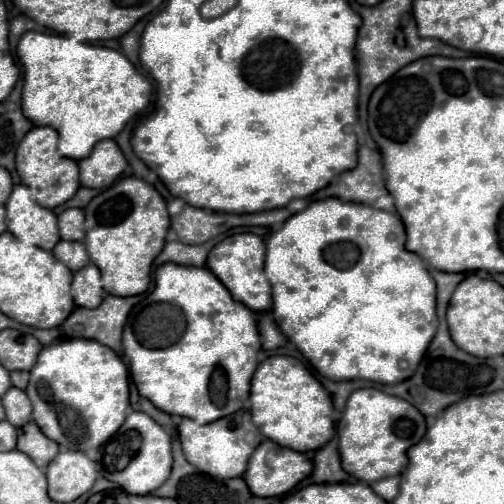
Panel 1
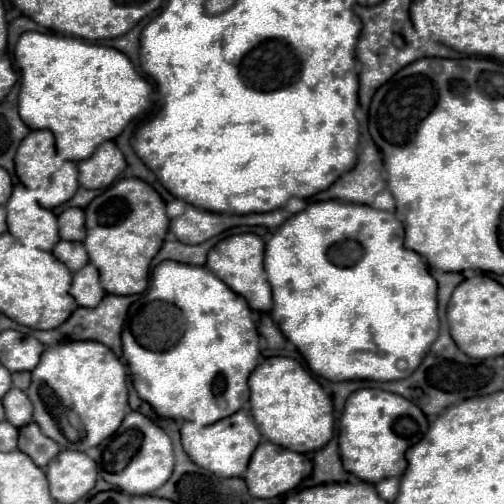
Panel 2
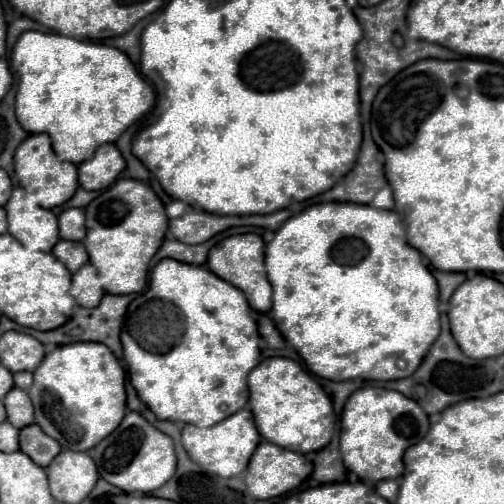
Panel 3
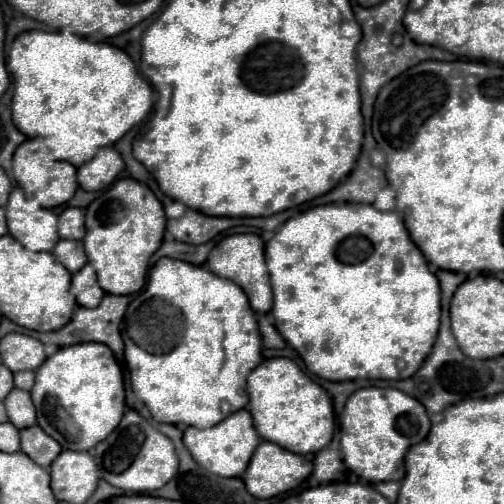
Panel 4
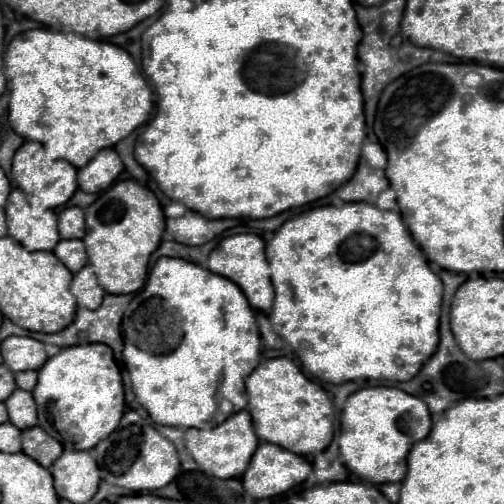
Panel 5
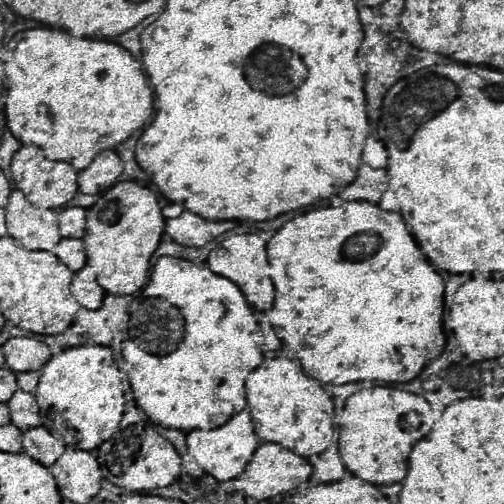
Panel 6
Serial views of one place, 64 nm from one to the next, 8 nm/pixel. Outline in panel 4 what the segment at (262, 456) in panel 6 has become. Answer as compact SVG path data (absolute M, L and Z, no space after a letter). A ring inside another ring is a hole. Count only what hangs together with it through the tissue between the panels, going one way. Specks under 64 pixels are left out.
M260 442L260 446L256 448L256 452L254 452L254 456L246 468L244 484L252 496L272 498L272 496L284 494L284 492L296 488L298 484L302 484L310 476L310 472L312 472L312 462L306 460L304 456L288 452L288 450L284 450L272 442Z

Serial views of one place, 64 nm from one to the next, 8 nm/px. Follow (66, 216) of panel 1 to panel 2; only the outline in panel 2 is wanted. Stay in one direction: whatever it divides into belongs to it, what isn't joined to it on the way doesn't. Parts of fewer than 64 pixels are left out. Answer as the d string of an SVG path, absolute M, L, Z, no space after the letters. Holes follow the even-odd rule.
M66 208L58 216L60 226L60 238L62 240L84 240L86 228L84 228L84 210L82 208Z

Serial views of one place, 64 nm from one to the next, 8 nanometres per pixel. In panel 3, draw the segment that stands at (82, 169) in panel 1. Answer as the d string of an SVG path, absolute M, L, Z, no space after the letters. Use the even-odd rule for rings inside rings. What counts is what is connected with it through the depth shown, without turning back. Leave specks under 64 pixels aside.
M102 144L96 154L78 166L79 186L84 190L104 190L114 184L126 162L114 144Z

